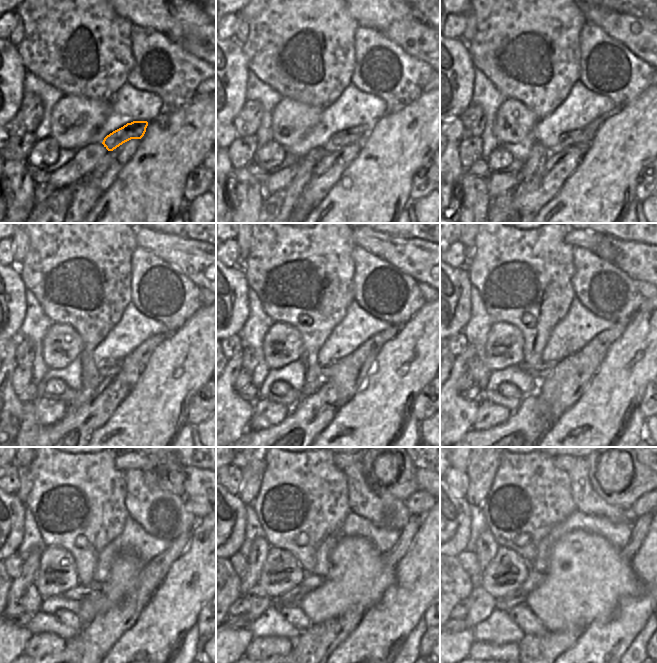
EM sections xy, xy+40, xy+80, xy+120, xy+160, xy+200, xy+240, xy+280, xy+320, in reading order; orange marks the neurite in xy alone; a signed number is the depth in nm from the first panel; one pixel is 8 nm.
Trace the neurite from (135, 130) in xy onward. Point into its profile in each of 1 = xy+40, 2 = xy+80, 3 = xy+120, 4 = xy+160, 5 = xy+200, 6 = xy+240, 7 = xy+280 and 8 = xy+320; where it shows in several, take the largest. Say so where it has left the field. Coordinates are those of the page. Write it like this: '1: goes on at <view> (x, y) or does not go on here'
1: goes on at xy+40 (357, 134)
2: goes on at xy+80 (565, 140)
3: goes on at xy+120 (109, 368)
4: goes on at xy+160 (325, 368)
5: goes on at xy+200 (538, 372)
6: goes on at xy+240 (79, 592)
7: goes on at xy+280 (292, 598)
8: goes on at xy+320 (505, 603)

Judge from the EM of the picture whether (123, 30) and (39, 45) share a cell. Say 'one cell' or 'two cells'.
one cell

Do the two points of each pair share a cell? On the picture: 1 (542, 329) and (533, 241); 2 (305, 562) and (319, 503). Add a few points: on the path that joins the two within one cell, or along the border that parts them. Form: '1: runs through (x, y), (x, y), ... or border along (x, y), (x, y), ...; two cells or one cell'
1: runs through (543, 307), (548, 288), (555, 281), (537, 263); one cell
2: runs through (305, 547), (308, 544), (308, 518); one cell

